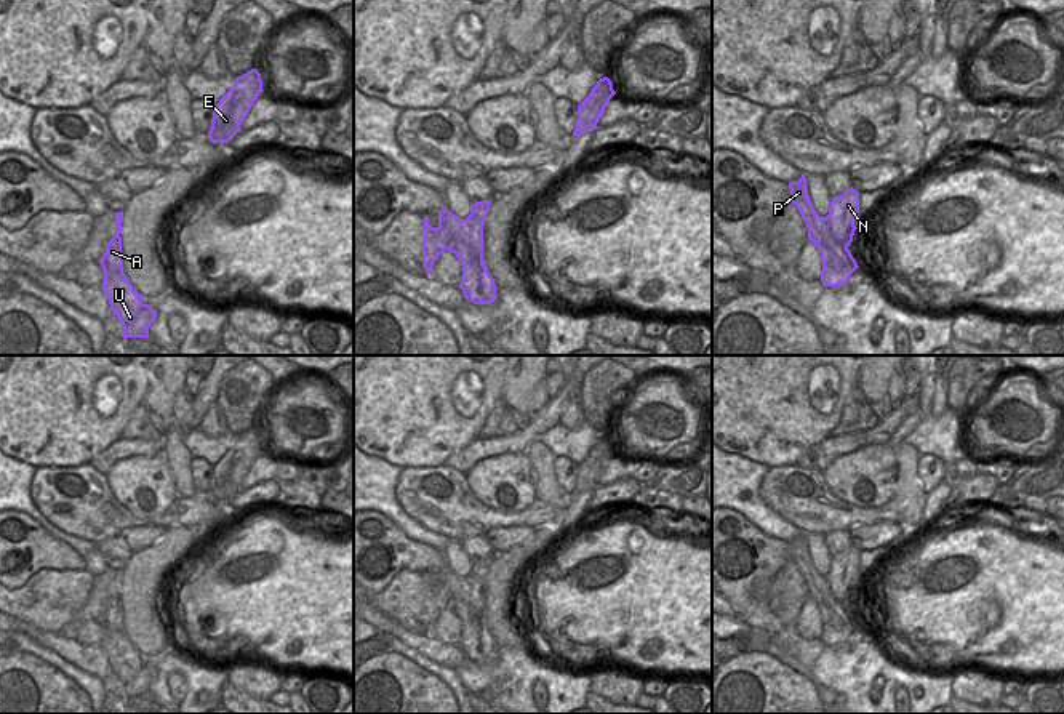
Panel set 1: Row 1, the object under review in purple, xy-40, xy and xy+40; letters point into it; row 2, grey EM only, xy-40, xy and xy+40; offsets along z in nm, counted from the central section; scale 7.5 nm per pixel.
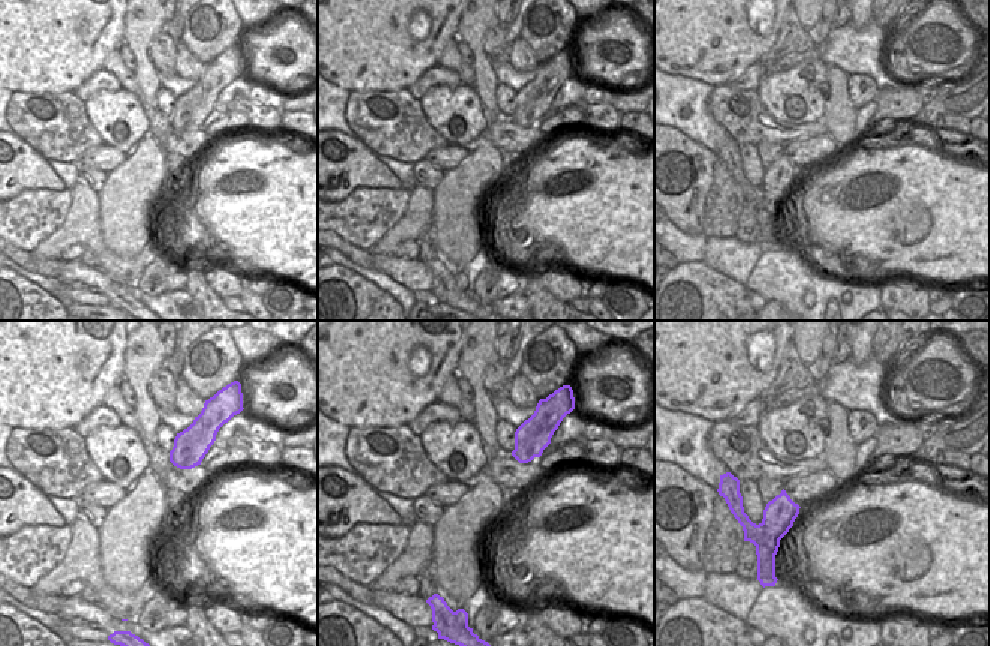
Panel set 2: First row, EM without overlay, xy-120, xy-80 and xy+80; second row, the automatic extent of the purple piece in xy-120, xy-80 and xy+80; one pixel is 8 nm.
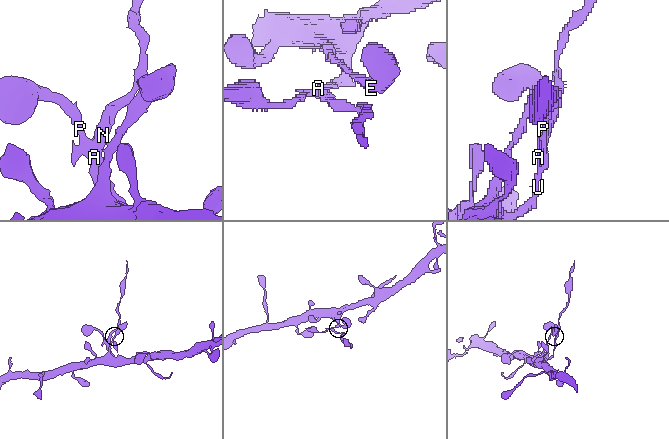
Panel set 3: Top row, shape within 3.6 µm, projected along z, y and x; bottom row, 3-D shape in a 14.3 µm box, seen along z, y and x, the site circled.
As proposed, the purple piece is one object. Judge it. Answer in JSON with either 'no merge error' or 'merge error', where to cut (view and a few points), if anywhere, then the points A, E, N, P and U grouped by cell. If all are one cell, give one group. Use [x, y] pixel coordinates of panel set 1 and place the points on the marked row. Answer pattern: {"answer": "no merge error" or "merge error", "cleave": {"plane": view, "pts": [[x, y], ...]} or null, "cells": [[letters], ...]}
{"answer": "merge error", "cleave": {"plane": "xy+40", "pts": [[824, 218], [829, 229], [848, 245]]}, "cells": [["A", "E", "P", "U"], ["N"]]}

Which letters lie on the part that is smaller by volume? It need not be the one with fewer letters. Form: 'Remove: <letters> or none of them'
Remove: N

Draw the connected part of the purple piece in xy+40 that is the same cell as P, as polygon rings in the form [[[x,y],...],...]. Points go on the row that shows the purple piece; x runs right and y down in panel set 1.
[[[806,178],[789,183],[790,202],[798,208],[806,227],[808,239],[821,253],[821,282],[826,287],[846,285],[851,274],[859,267],[848,245],[842,243],[830,231],[827,219],[813,208],[808,195]]]

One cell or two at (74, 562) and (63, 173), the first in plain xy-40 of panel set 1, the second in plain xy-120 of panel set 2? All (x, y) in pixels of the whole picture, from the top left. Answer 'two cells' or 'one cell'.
two cells

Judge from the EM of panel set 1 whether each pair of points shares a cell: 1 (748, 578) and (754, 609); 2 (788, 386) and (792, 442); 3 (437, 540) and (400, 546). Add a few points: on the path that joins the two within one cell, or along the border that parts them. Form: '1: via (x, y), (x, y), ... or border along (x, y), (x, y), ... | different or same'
1: via (748, 586), (749, 601) | same
2: via (788, 401), (788, 428) | same
3: border along (391, 521), (408, 537), (442, 553) | different

